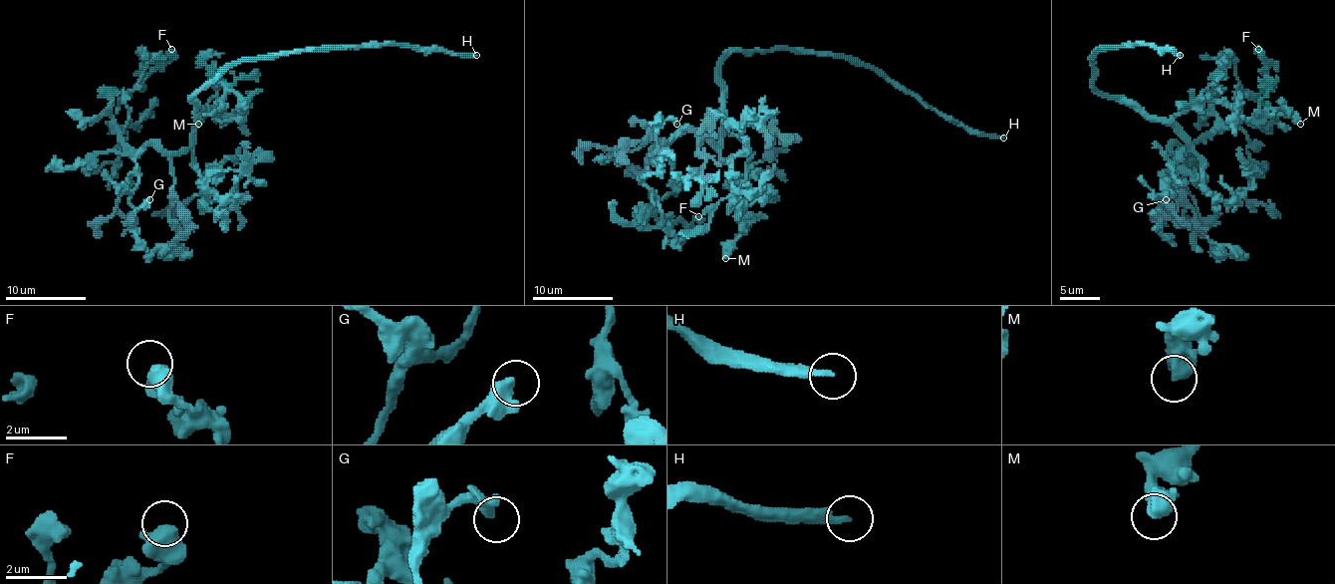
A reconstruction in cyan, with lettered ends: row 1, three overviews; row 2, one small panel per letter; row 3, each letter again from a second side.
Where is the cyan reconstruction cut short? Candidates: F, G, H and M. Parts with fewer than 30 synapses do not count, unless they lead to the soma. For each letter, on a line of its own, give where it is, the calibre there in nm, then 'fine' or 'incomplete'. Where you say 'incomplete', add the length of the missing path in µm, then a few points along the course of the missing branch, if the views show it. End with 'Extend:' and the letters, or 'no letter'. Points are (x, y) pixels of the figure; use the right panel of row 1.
F: place (1258, 49); calibre 650 nm; fine
G: place (1166, 199); calibre 500 nm; fine
H: place (1180, 55); calibre 240 nm; incomplete; missing 100 µm
M: place (1300, 124); calibre 650 nm; fine
Extend: H

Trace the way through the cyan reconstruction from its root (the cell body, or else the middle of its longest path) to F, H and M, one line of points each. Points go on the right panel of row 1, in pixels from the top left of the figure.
F: (1120, 100), (1172, 128), (1186, 144), (1172, 151), (1188, 149), (1230, 130), (1238, 100), (1262, 90), (1258, 49)
H: (1120, 100), (1106, 98), (1094, 86), (1092, 57), (1100, 49), (1156, 45), (1168, 47), (1180, 55)
M: (1120, 100), (1168, 120), (1192, 106), (1226, 102), (1244, 118), (1266, 118), (1284, 110), (1300, 124)

